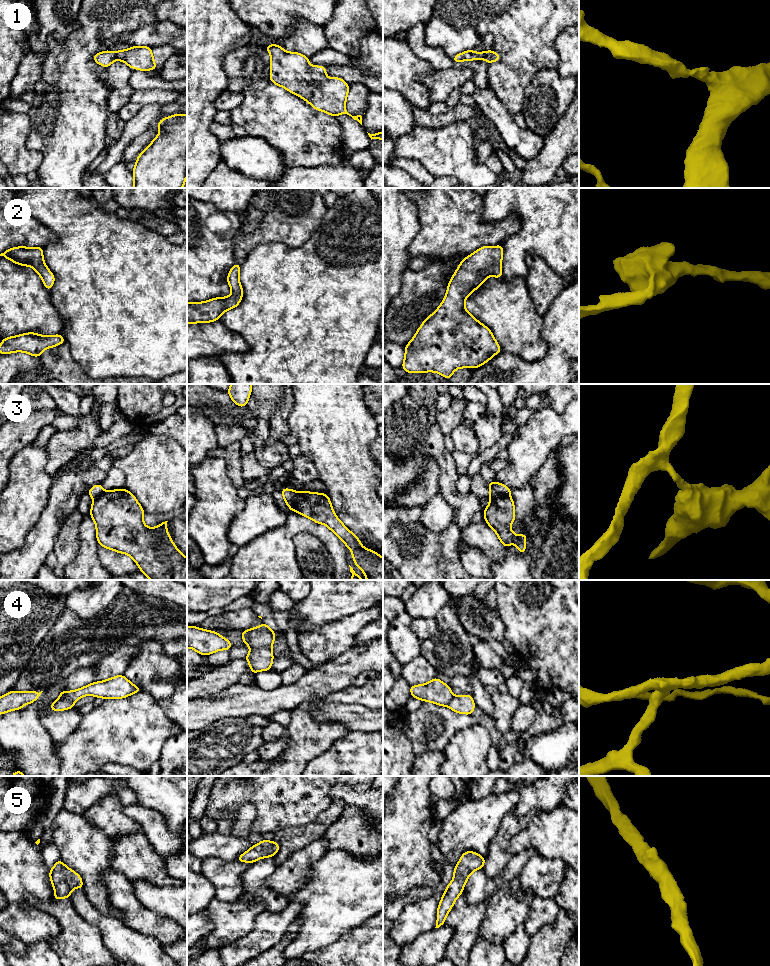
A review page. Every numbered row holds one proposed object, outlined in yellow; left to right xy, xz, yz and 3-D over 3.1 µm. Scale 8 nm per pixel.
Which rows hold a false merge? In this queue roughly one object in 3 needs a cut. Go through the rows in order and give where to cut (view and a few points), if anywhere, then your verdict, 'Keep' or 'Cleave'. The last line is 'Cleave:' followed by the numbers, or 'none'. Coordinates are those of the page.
1: No split. Keep
2: No split. Keep
3: Split along yz (509, 494), (490, 497). Cleave
4: Split along xz (251, 647), (266, 647), (270, 650). Cleave
5: No split. Keep
Cleave: 3, 4

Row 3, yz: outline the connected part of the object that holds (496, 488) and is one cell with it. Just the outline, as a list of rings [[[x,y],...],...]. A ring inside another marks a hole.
[[[489,482],[487,486],[490,489],[490,497],[497,497],[501,495],[510,495],[511,488],[501,484],[500,482]]]

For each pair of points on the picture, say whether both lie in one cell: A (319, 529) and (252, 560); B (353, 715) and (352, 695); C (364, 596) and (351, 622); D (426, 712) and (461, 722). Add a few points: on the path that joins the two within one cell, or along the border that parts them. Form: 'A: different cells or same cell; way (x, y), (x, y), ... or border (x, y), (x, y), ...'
A: same cell; way (302, 526), (293, 526), (269, 550)
B: different cells; border (328, 703), (358, 703), (372, 710)
C: different cells; border (372, 605), (334, 621)
D: same cell; way (435, 721), (452, 722)

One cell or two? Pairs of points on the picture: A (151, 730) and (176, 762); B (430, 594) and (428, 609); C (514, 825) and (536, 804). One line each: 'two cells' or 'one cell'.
A: two cells
B: one cell
C: two cells

